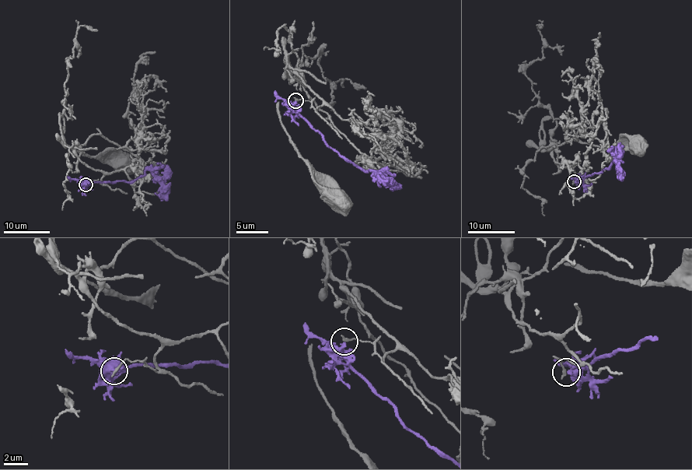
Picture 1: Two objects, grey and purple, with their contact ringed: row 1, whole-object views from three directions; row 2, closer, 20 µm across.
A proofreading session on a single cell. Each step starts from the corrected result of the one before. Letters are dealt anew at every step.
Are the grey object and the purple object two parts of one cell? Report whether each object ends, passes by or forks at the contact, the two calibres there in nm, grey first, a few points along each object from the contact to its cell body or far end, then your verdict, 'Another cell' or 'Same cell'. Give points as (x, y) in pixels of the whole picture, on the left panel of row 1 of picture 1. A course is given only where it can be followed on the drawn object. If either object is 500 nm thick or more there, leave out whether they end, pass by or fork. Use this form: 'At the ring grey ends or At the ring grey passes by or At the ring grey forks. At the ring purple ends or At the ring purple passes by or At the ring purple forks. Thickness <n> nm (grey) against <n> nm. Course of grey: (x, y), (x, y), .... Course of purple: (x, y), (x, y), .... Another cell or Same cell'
At the ring grey ends. At the ring purple ends. Thickness 200 nm (grey) against 420 nm. Course of grey: (86, 184), (90, 180), (101, 181), (103, 173), (78, 157), (62, 137), (70, 146), (88, 156), (124, 164). Course of purple: (86, 184), (130, 182), (148, 170), (160, 184), (160, 192), (167, 201). Another cell

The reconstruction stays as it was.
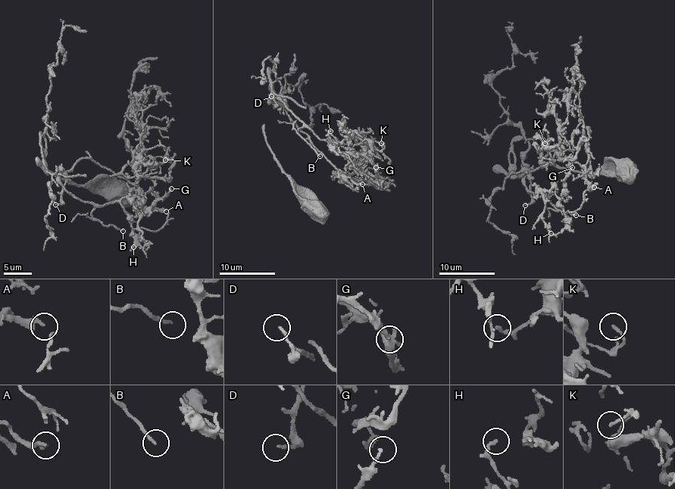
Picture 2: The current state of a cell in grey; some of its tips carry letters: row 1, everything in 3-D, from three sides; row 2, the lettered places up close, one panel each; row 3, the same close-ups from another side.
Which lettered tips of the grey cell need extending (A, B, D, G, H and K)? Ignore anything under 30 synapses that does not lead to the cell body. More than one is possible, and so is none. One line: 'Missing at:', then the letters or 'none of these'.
Missing at: B

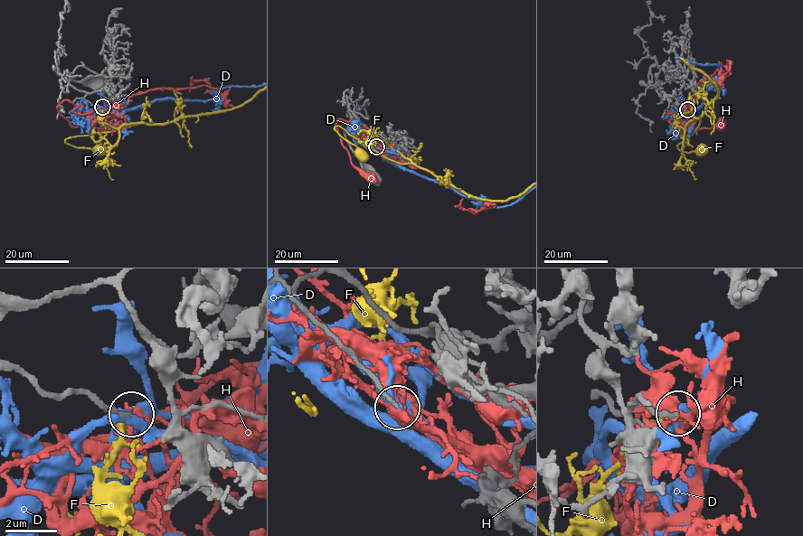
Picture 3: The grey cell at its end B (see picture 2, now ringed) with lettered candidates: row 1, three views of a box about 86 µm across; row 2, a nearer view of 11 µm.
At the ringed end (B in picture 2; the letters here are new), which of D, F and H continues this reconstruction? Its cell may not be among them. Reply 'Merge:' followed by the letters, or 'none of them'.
Merge: none of them

